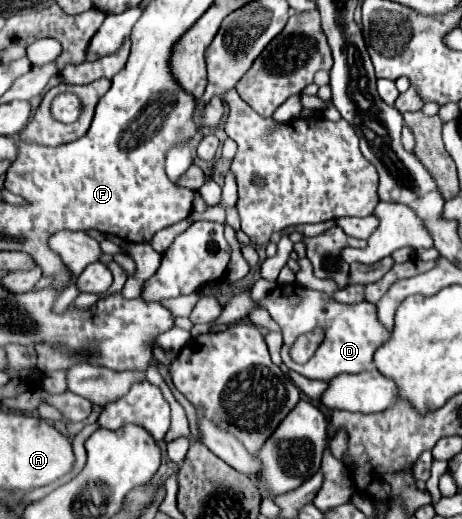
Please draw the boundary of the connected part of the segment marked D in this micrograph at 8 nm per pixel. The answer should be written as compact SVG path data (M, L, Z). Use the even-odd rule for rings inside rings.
M288 284L288 286L276 286L262 302L262 308L266 308L272 316L272 320L280 326L284 344L282 344L282 362L312 380L324 380L330 382L334 376L342 372L364 372L372 368L372 356L376 348L390 336L382 324L376 318L376 306L370 306L368 302L358 304L340 304L336 300L328 300L322 292L308 292L306 288L300 288L300 284ZM322 326L326 330L324 342L318 346L316 354L306 364L296 364L288 356L288 348L292 342L314 328Z

